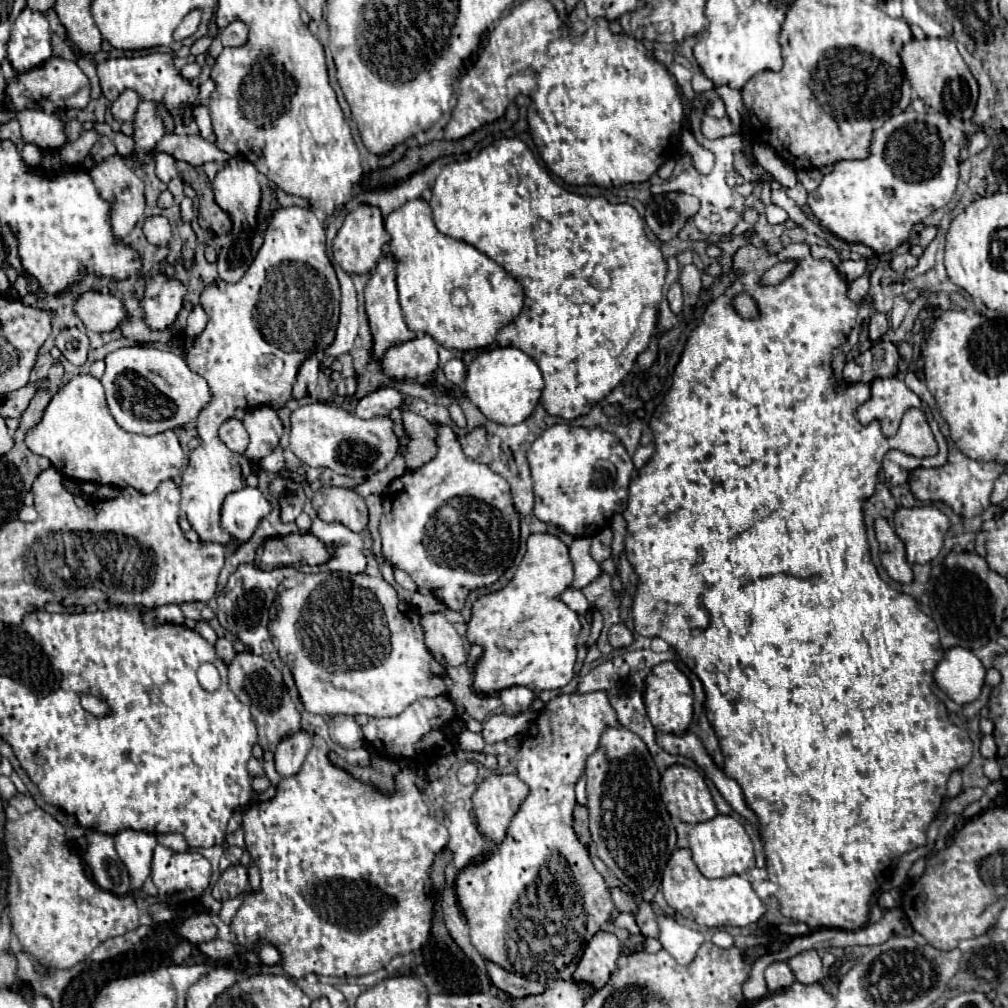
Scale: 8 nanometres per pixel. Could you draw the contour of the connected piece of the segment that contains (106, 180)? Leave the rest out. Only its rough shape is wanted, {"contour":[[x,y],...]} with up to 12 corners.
{"contour":[[113,155],[91,169],[119,241],[143,217],[145,185]]}

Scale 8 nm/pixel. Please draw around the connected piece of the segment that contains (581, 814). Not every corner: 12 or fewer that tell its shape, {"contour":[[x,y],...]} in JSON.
{"contour":[[577,805],[575,829],[579,841],[593,851],[587,809]]}

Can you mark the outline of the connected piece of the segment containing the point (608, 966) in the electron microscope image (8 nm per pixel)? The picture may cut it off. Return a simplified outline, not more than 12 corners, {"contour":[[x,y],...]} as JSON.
{"contour":[[595,933],[573,979],[601,989],[617,965],[621,941]]}

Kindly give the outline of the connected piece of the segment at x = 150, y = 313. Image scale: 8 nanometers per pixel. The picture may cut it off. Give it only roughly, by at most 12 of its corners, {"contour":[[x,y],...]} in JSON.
{"contour":[[151,275],[141,299],[151,331],[175,323],[187,285]]}

